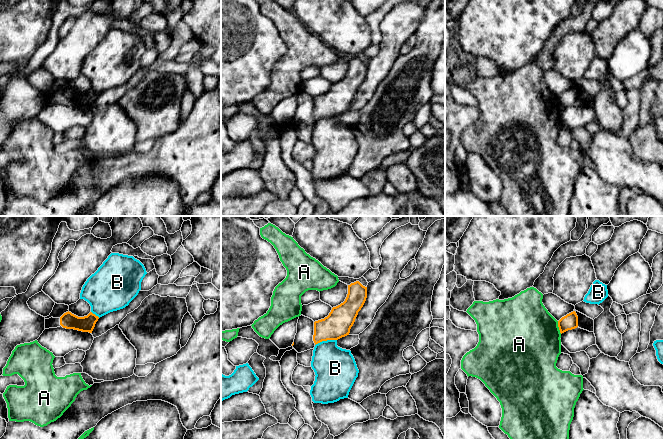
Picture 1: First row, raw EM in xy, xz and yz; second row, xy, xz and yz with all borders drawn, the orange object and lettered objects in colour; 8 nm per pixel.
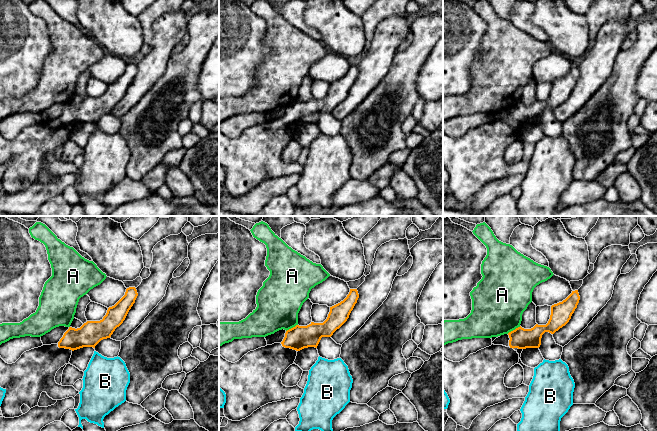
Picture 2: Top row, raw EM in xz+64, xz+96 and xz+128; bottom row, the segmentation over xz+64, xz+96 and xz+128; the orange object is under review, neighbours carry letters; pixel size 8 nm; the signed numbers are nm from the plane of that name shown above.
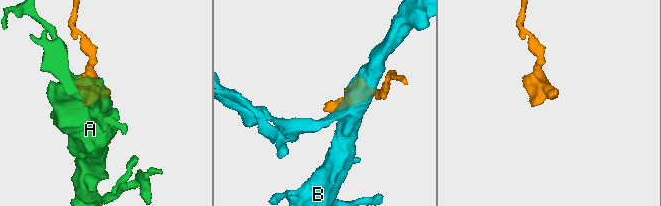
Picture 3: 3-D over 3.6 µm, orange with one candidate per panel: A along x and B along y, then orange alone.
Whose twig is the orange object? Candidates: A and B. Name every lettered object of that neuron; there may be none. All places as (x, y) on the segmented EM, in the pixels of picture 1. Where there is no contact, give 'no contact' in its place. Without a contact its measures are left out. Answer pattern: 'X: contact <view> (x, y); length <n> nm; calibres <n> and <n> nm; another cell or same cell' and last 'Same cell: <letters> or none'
A: contact yz (558, 326); length 110 nm; calibres 120 and 500 nm; another cell
B: contact xz (325, 340); length 180 nm; calibres 220 and 340 nm; another cell
Same cell: none

